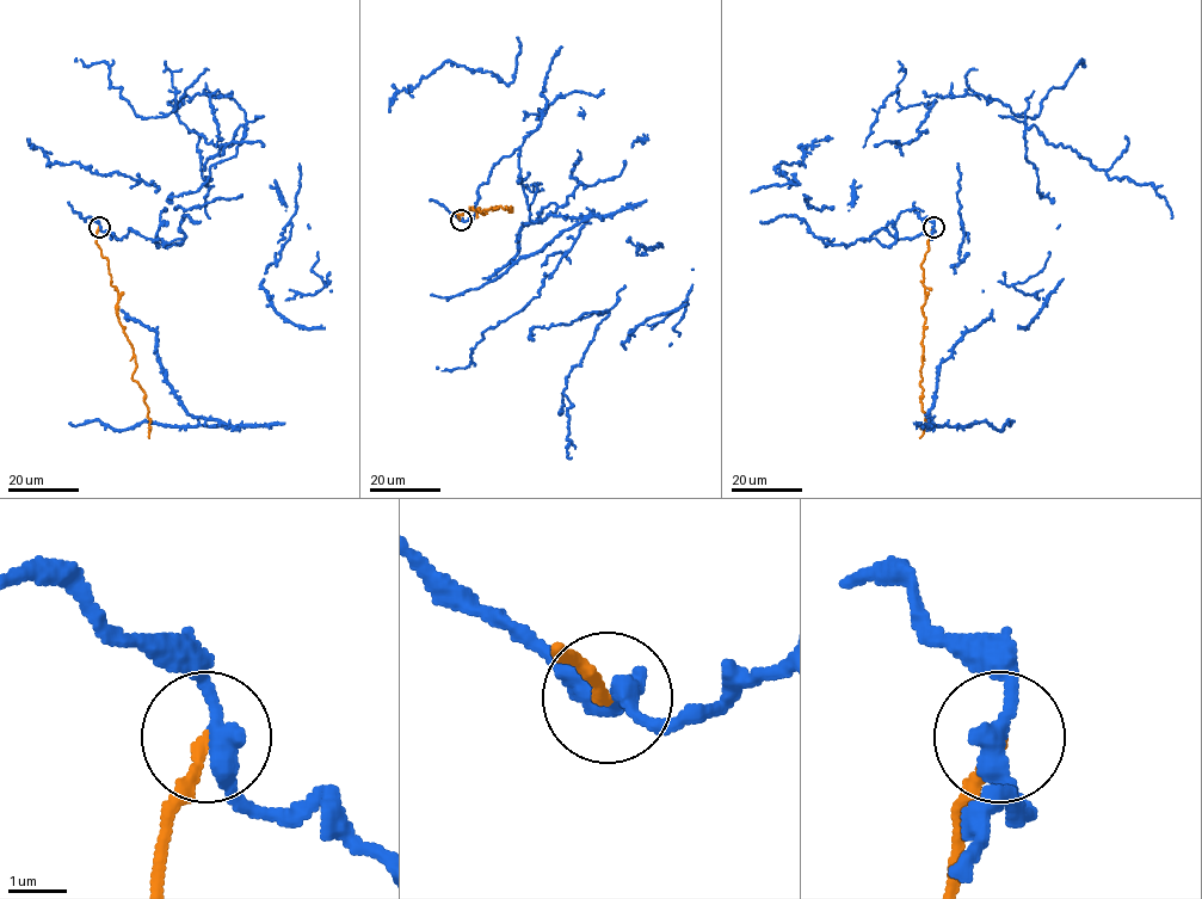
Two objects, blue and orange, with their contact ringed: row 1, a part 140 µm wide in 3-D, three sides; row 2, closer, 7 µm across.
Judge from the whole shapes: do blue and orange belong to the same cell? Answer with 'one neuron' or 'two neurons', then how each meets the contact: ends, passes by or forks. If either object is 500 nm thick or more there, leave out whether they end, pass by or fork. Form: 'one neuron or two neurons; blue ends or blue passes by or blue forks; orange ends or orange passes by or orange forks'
two neurons; blue passes by; orange ends

